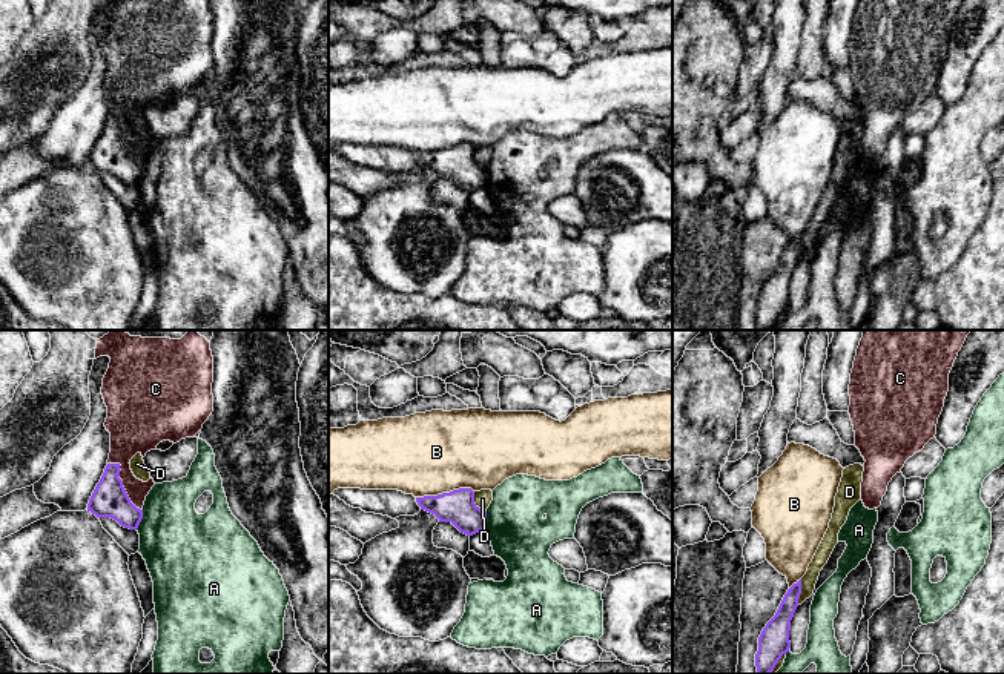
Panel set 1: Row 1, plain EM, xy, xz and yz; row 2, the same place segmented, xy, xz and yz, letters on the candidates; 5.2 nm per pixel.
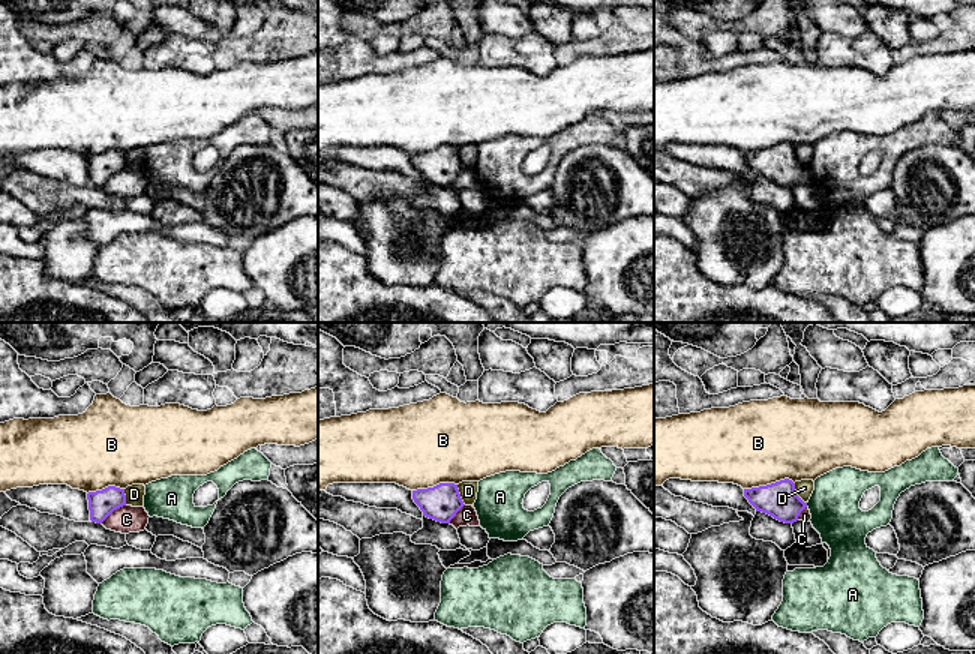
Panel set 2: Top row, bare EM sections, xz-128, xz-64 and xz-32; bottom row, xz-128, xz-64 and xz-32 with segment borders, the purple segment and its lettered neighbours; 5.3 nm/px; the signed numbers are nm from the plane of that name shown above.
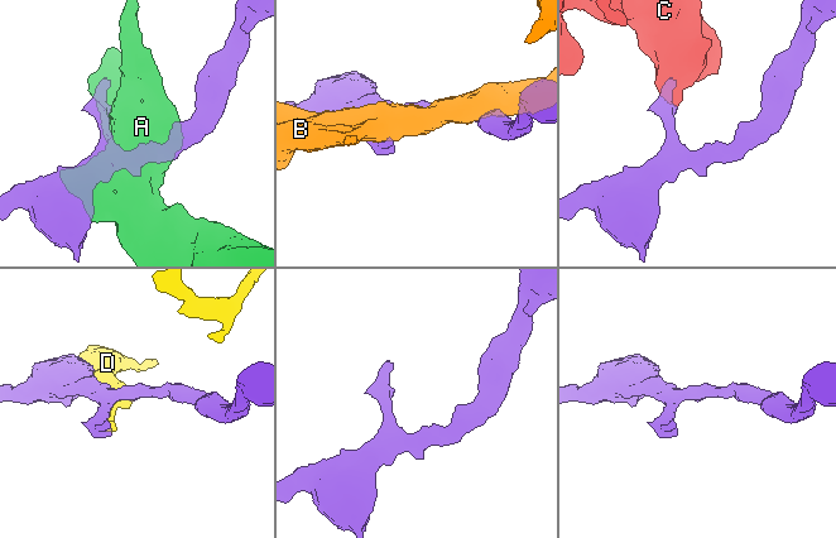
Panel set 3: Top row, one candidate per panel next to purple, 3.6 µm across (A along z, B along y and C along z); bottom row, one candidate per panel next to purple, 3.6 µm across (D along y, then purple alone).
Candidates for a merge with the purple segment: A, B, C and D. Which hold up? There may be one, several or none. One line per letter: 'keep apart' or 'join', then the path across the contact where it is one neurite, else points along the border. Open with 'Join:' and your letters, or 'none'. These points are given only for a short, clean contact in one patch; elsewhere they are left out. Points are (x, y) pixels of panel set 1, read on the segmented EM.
Join: none
A: keep apart
B: keep apart
C: keep apart; border xy (108, 462), (120, 465), (122, 485), (142, 510)
D: keep apart

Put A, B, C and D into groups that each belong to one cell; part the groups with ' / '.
A / B / C / D

